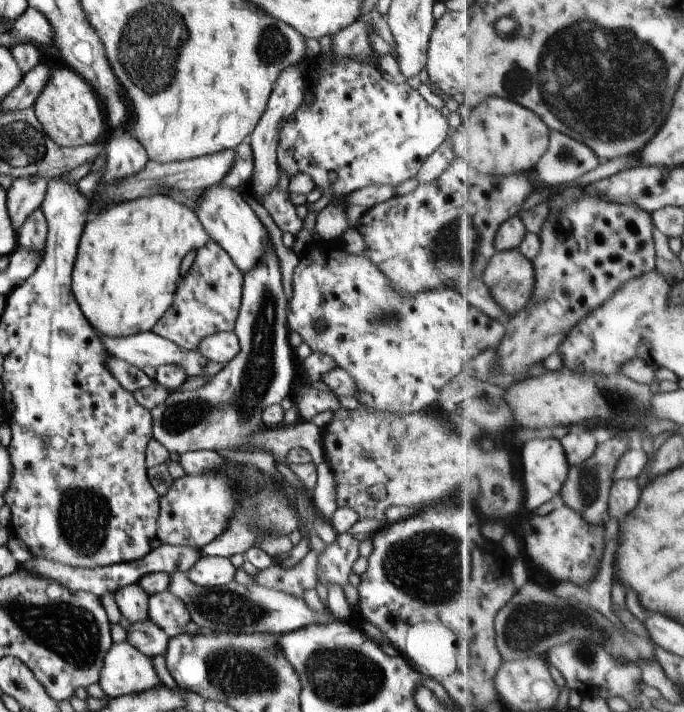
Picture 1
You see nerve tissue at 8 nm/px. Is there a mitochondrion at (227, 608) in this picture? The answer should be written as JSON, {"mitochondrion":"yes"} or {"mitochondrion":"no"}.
{"mitochondrion":"yes"}

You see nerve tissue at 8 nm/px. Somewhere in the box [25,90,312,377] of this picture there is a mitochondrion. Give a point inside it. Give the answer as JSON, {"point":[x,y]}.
{"point":[40,341]}

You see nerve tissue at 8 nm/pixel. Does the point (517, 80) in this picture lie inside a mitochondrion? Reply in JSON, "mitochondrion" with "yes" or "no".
{"mitochondrion":"yes"}

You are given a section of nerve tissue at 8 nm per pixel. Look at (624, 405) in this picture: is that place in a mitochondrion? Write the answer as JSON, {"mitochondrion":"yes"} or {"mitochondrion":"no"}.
{"mitochondrion":"yes"}

